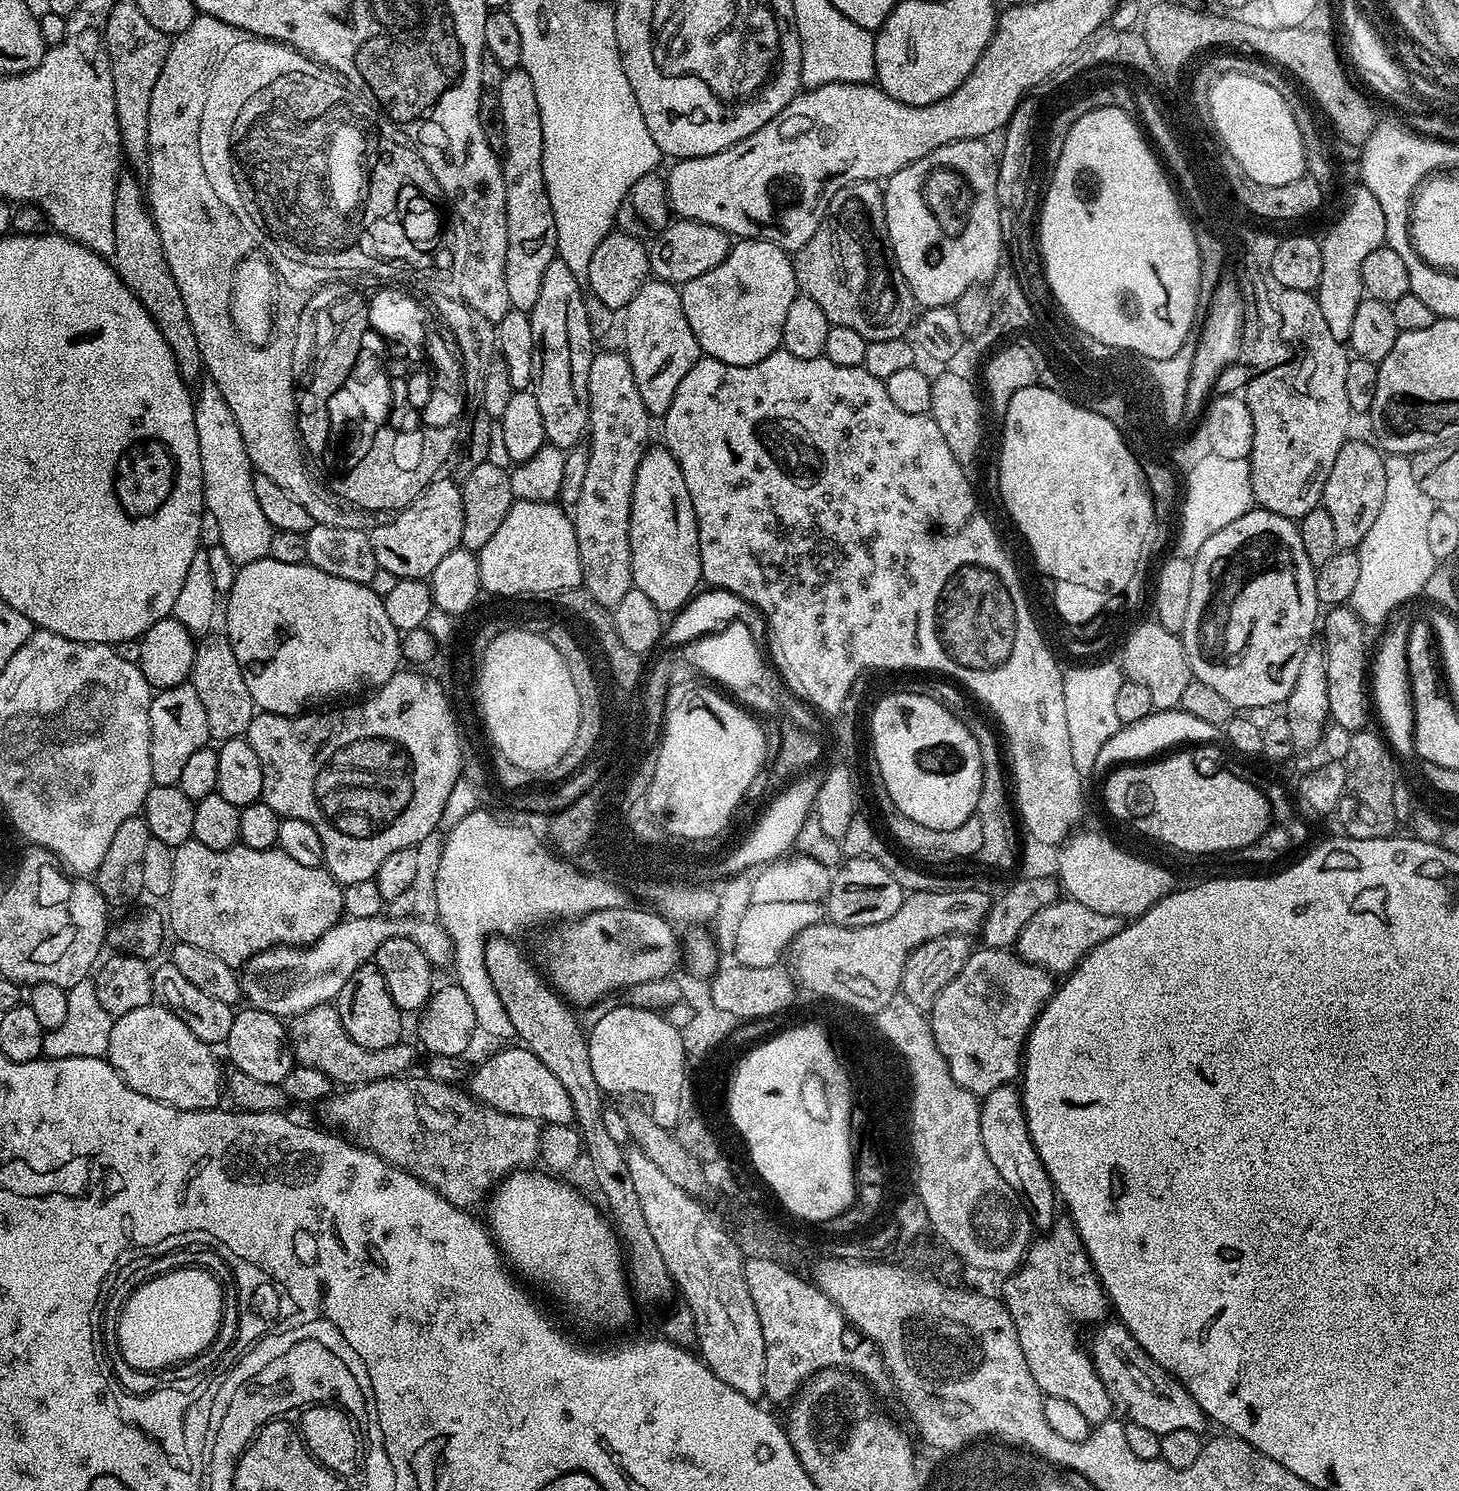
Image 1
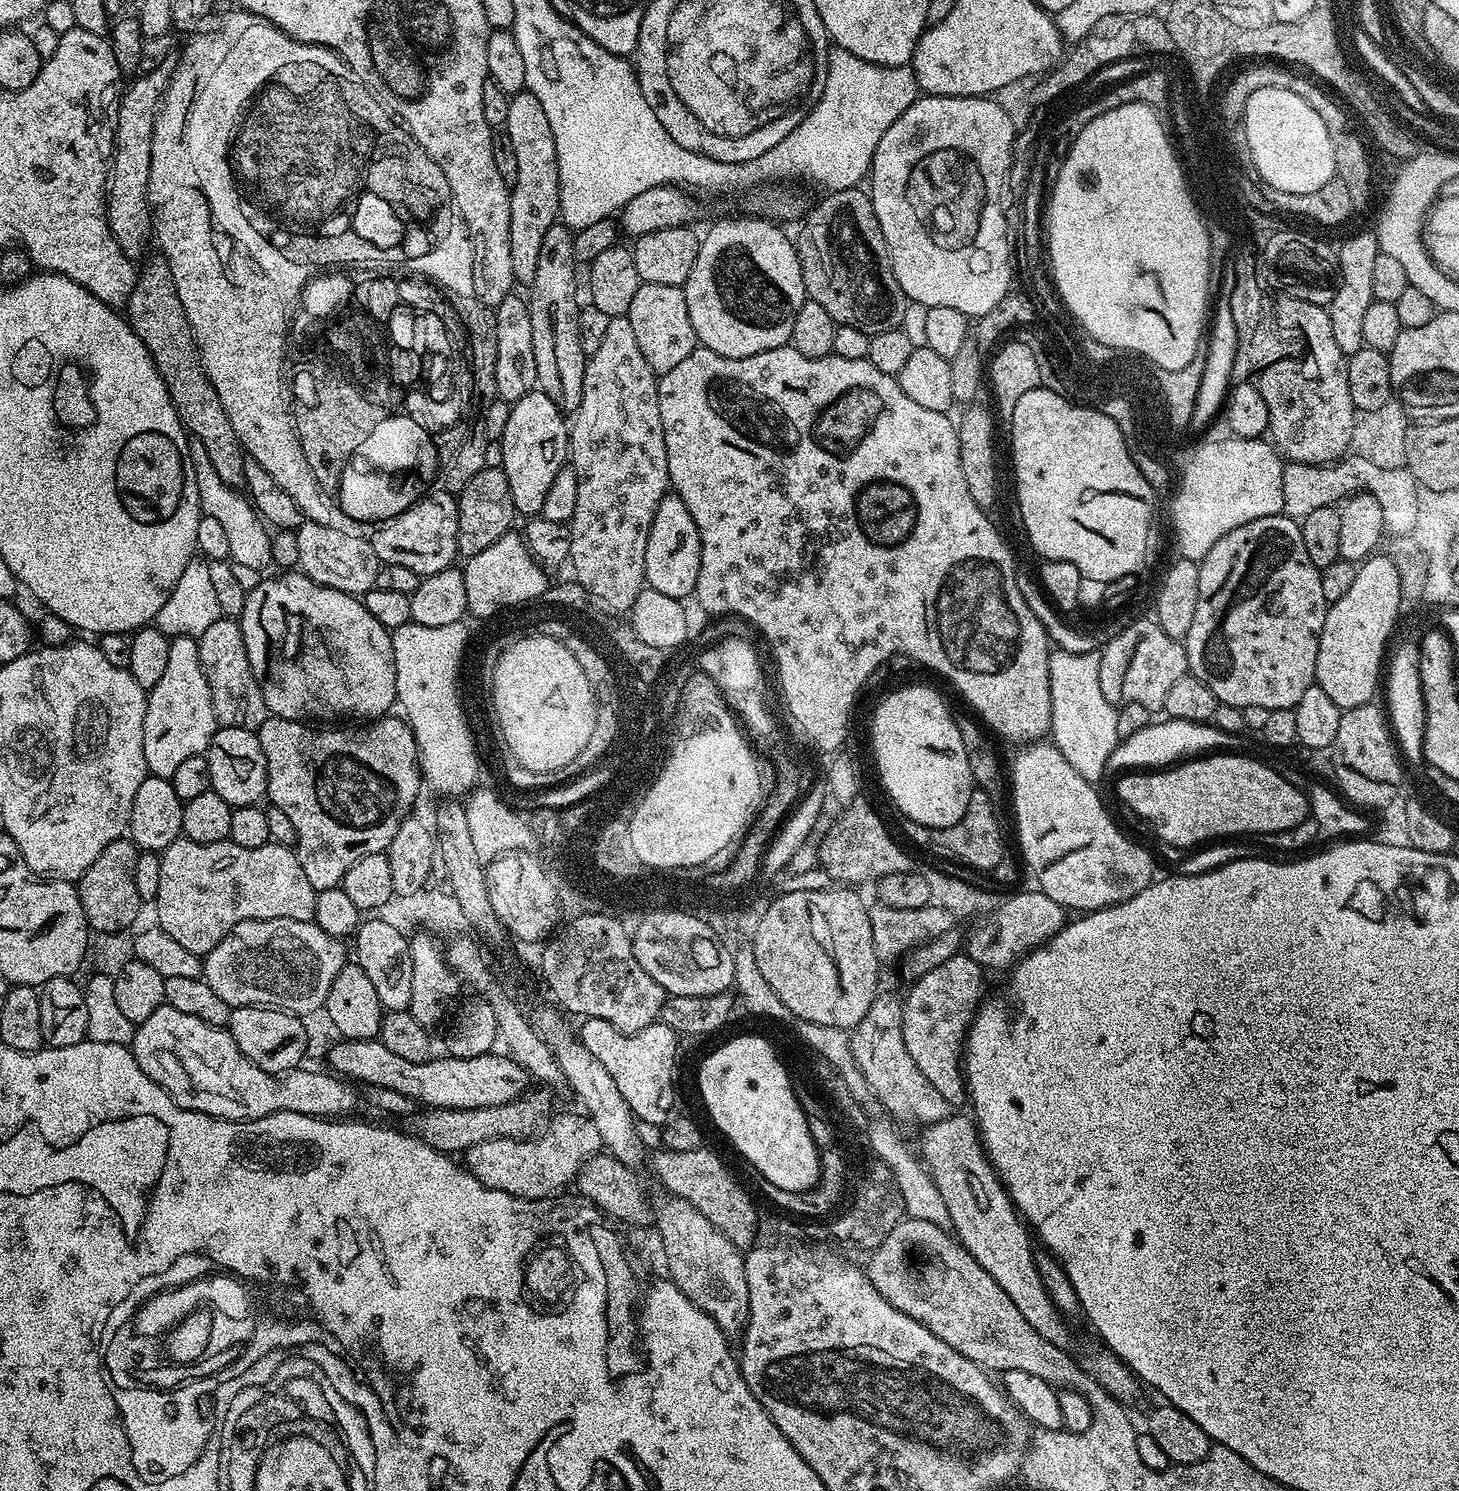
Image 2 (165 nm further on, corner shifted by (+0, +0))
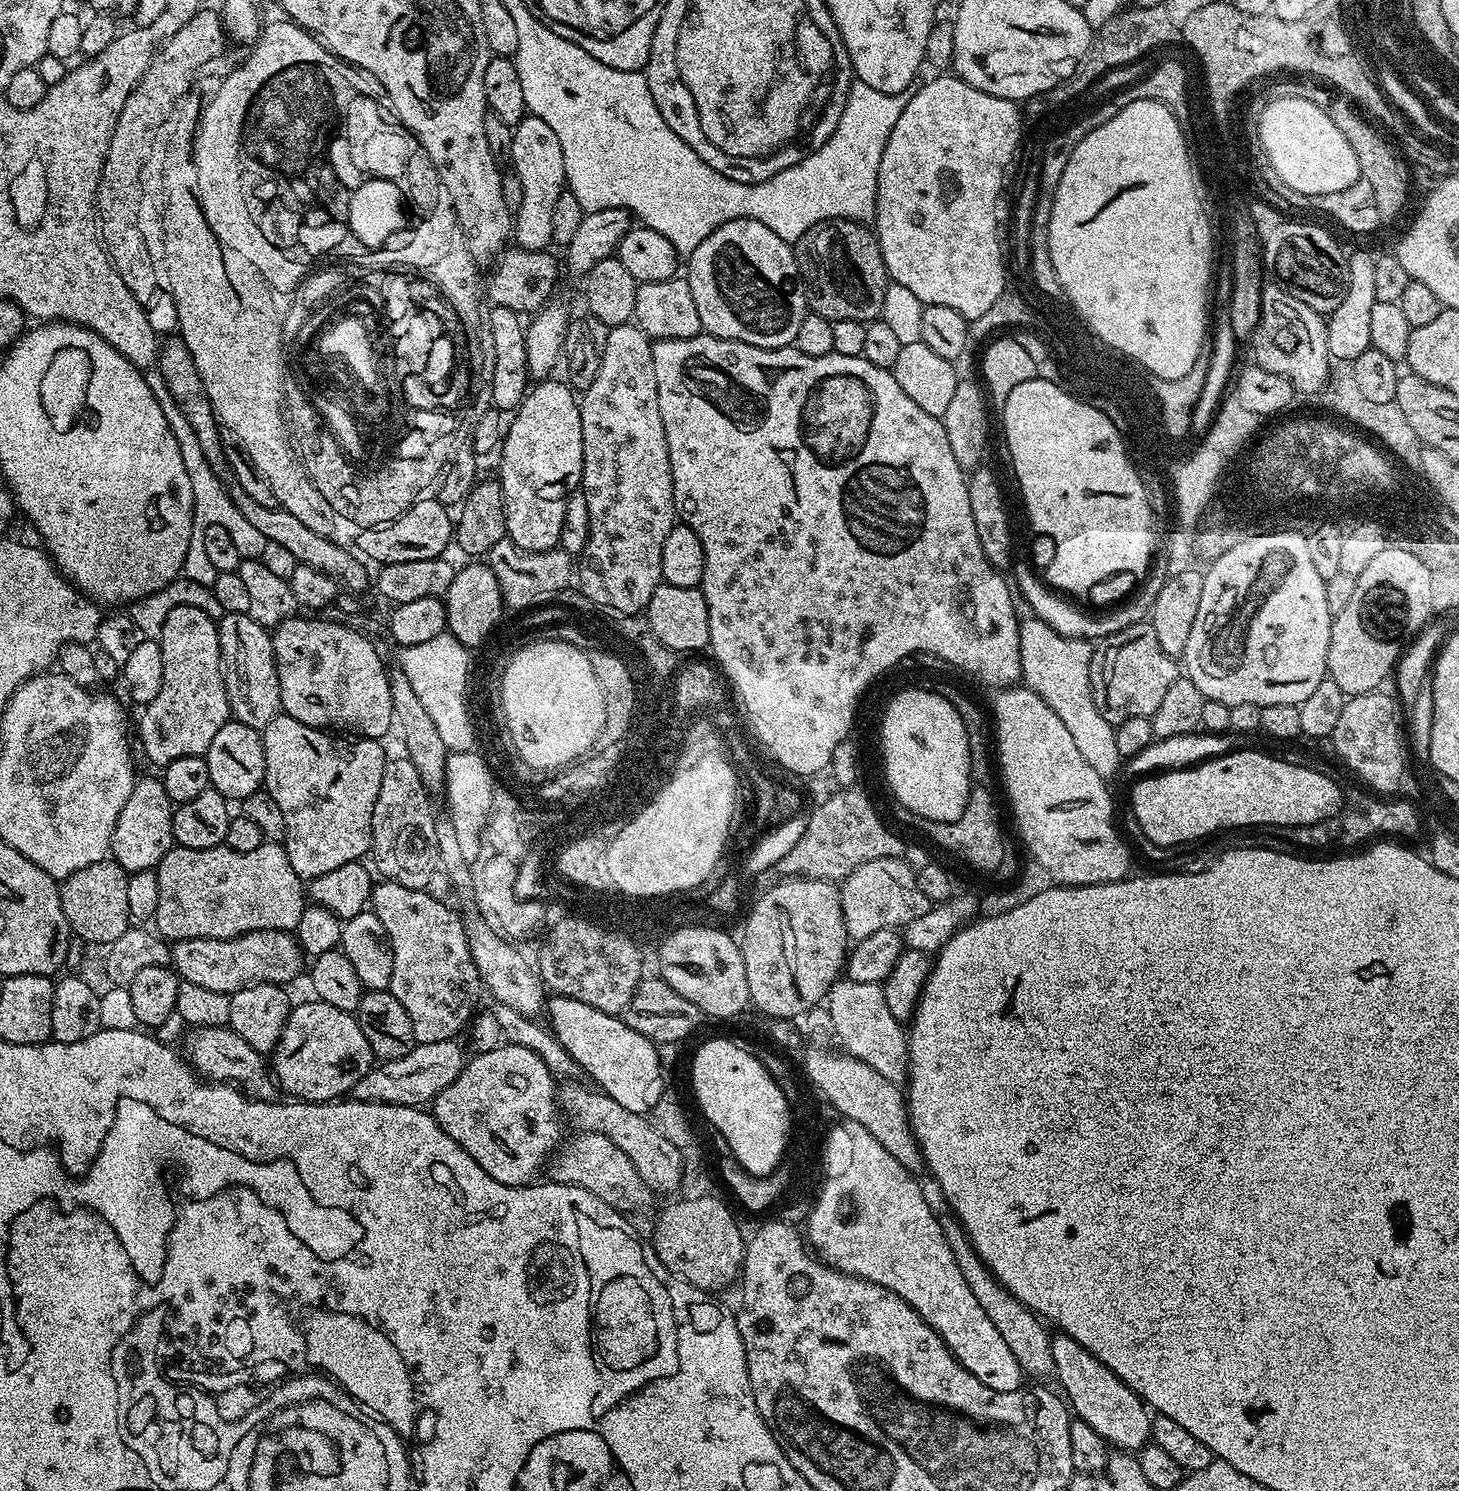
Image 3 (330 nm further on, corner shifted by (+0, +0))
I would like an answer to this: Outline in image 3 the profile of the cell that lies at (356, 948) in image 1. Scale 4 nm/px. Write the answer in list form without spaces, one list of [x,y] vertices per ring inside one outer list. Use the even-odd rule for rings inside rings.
[[[282,930],[247,932],[233,940],[177,940],[171,950],[171,967],[181,980],[229,994],[251,984],[291,985],[291,980],[306,968],[306,953],[300,941],[292,932]]]

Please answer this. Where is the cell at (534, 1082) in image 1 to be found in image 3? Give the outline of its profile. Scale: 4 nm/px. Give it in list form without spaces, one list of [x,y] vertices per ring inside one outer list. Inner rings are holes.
[[[315,998],[309,999],[309,1004],[297,1003],[292,1011],[288,1014],[288,1021],[282,1030],[282,1038],[278,1038],[275,1048],[270,1053],[270,1071],[279,1087],[289,1092],[289,1097],[295,1098],[300,1102],[335,1102],[341,1098],[347,1097],[351,1093],[352,1087],[361,1080],[367,1072],[374,1066],[374,1057],[372,1055],[372,1047],[370,1042],[366,1042],[366,1034],[362,1034],[360,1023],[356,1020],[355,1015],[350,1012],[338,1010],[338,1006],[330,1006],[326,1002]]]

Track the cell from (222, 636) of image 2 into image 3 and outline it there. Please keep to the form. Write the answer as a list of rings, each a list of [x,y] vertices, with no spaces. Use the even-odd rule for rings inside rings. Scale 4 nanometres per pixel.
[[[225,612],[218,621],[218,642],[220,669],[224,675],[231,719],[251,728],[263,730],[282,712],[272,632],[254,622],[247,613]]]

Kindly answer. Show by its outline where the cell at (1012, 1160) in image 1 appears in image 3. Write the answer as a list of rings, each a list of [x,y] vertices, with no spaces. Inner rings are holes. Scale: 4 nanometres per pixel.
[[[1063,1334],[1052,1336],[1052,1349],[1056,1367],[1054,1380],[1060,1383],[1059,1391],[1075,1419],[1086,1422],[1086,1426],[1099,1434],[1105,1444],[1116,1450],[1132,1454],[1149,1443],[1152,1416],[1148,1405],[1130,1390],[1130,1386],[1126,1386],[1126,1382],[1122,1382],[1122,1378],[1118,1378],[1118,1374],[1114,1374],[1114,1370],[1110,1370],[1110,1366],[1098,1362],[1086,1346]]]

